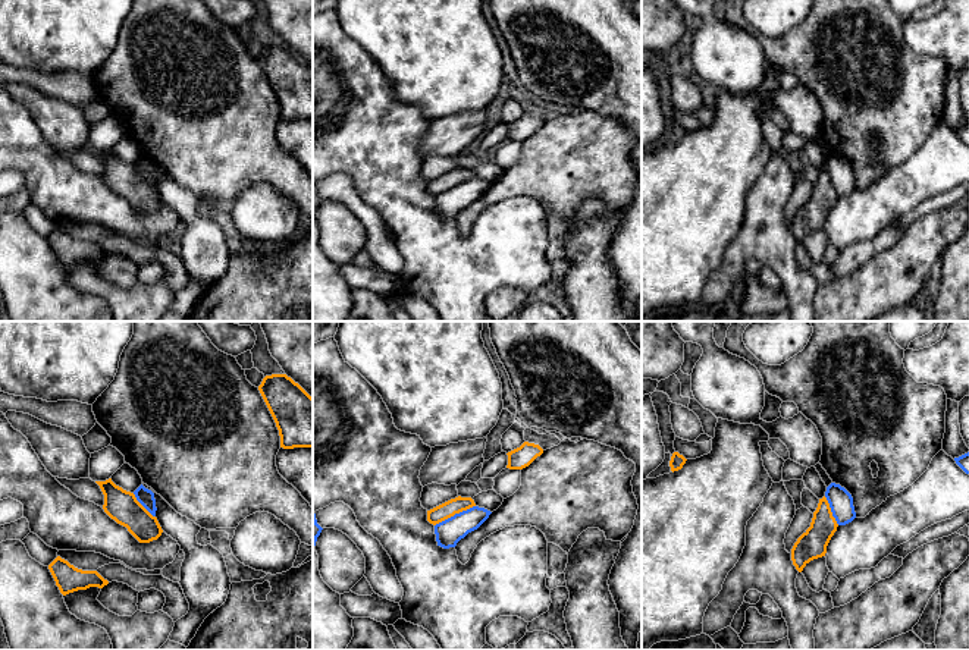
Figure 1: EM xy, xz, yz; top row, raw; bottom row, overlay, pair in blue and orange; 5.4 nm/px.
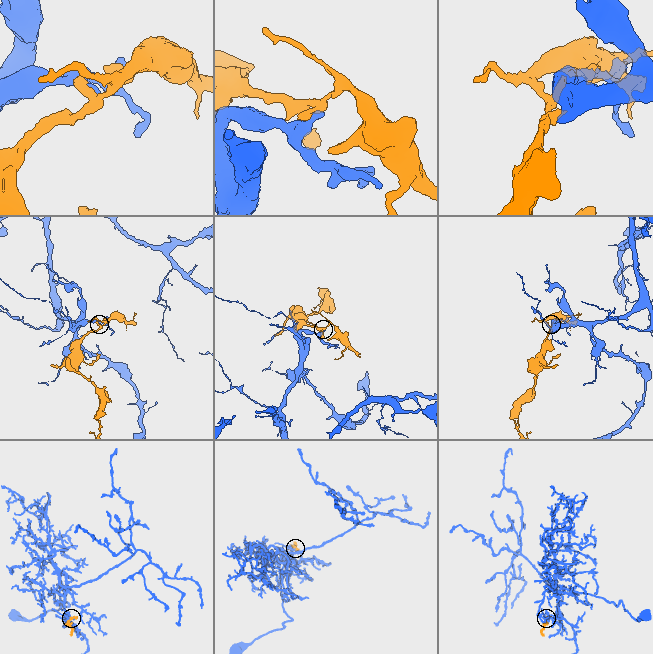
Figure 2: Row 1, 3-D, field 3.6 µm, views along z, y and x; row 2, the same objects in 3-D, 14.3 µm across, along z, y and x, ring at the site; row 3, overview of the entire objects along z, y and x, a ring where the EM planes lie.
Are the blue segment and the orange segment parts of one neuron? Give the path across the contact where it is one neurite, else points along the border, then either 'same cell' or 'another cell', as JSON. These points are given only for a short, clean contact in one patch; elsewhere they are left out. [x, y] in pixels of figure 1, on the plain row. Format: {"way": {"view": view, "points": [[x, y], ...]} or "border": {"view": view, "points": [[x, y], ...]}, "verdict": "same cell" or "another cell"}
{"border": {"view": "xz", "points": [[474, 176], [455, 184], [435, 197]]}, "verdict": "another cell"}

